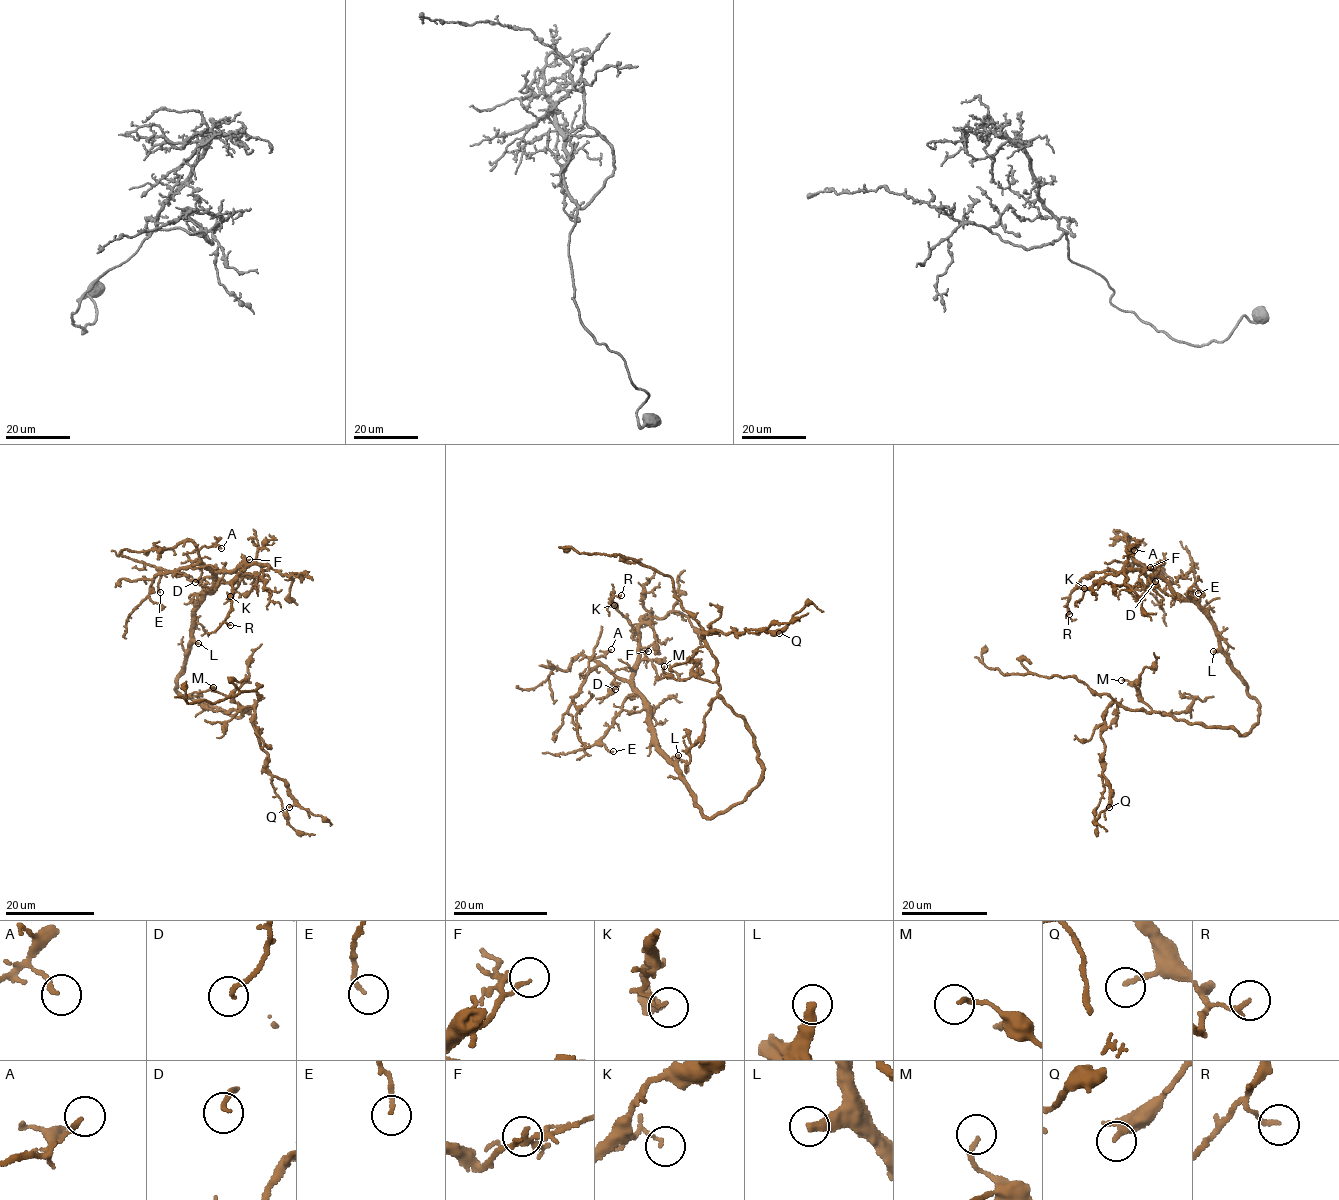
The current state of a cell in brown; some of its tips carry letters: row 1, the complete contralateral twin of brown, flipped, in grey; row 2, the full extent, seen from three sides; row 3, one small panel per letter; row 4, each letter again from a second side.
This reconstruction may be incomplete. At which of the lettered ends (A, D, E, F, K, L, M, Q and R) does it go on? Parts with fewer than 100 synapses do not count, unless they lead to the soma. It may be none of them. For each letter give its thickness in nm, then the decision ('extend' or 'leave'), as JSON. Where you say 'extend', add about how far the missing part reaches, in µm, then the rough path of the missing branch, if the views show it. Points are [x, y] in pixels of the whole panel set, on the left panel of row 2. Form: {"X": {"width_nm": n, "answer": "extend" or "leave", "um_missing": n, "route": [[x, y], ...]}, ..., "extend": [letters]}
{"A": {"width_nm": 190, "answer": "leave"}, "D": {"width_nm": 170, "answer": "leave"}, "E": {"width_nm": 160, "answer": "leave"}, "F": {"width_nm": 130, "answer": "leave"}, "K": {"width_nm": 120, "answer": "leave"}, "L": {"width_nm": 320, "answer": "extend", "um_missing": 50, "route": [[198, 643], [195, 658], [187, 663], [170, 657], [162, 646], [169, 636], [223, 650], [234, 629]]}, "M": {"width_nm": 150, "answer": "leave"}, "Q": {"width_nm": 170, "answer": "leave"}, "R": {"width_nm": 170, "answer": "leave"}, "extend": ["L"]}

